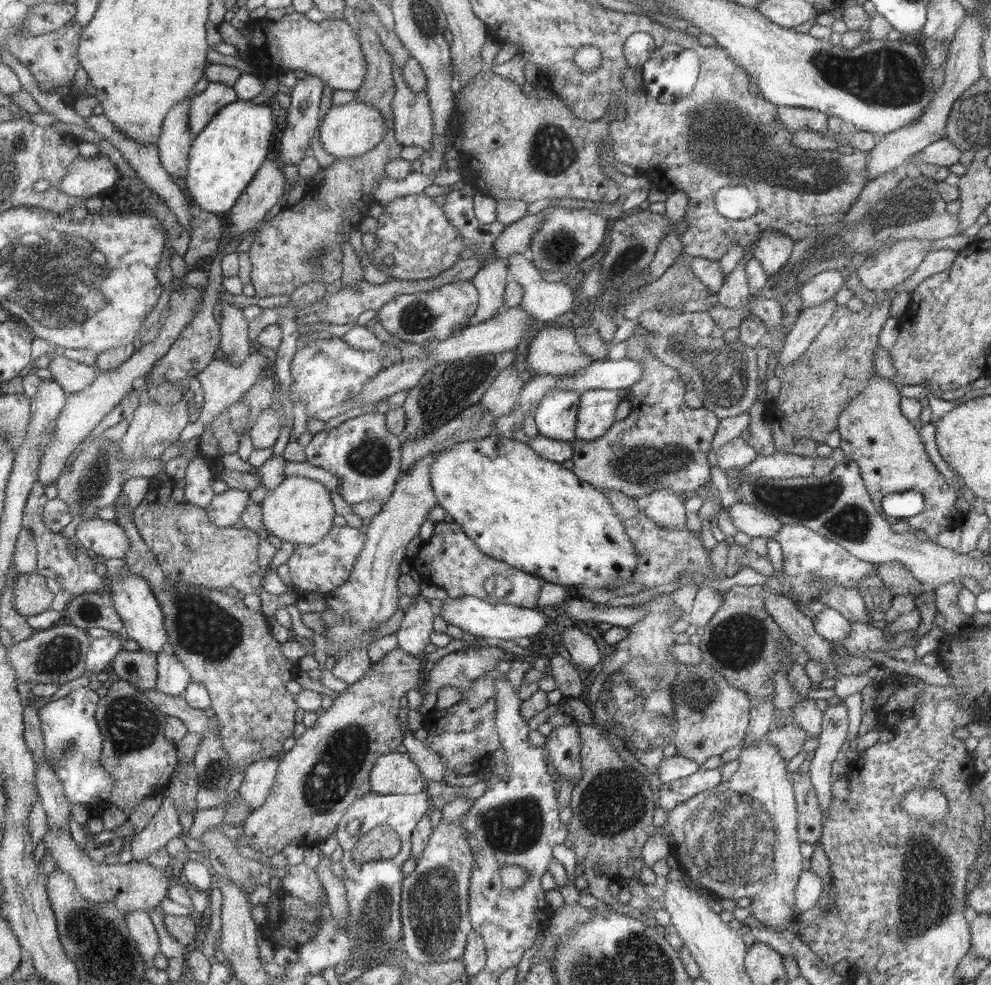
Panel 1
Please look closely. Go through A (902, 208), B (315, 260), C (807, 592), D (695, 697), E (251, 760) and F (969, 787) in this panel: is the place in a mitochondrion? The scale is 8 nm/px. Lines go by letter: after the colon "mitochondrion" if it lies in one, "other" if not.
A: mitochondrion
B: mitochondrion
C: other
D: mitochondrion
E: other
F: other

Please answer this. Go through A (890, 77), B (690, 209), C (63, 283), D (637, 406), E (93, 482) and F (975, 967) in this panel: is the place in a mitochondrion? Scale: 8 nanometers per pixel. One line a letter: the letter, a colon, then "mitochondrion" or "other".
A: mitochondrion
B: other
C: mitochondrion
D: other
E: mitochondrion
F: other

